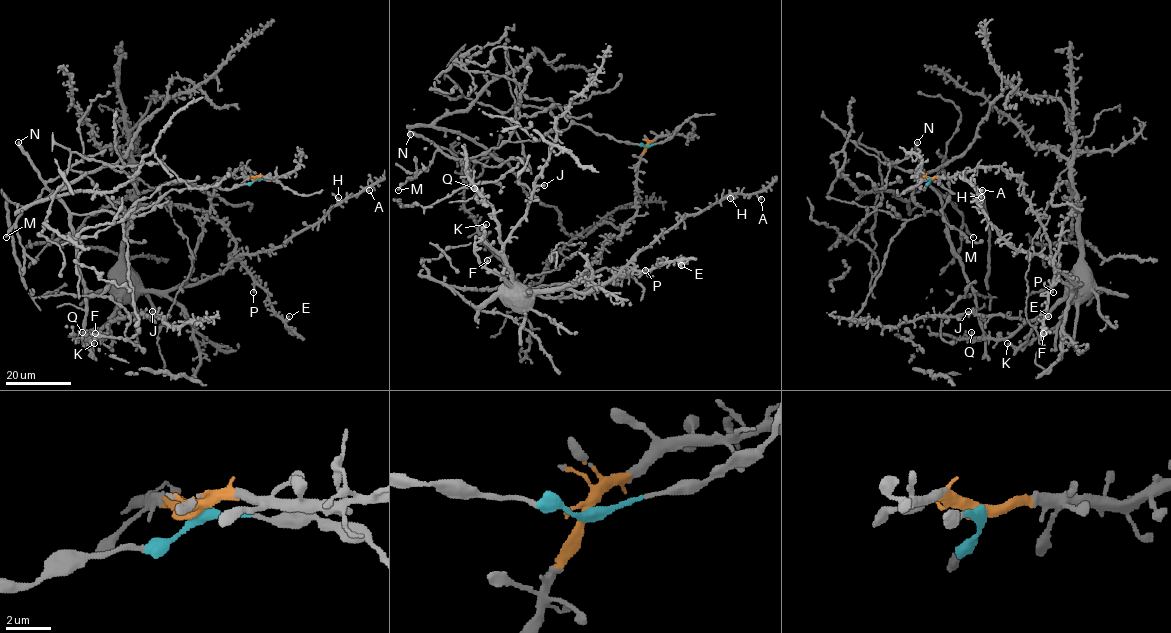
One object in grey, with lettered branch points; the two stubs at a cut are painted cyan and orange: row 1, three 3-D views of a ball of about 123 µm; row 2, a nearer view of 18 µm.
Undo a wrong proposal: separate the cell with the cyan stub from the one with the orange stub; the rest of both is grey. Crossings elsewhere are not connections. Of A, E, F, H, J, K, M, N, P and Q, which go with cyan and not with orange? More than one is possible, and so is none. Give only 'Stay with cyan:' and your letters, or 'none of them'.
Stay with cyan: M, N

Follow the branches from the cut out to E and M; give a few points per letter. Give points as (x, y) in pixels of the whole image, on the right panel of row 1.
E: (929, 178), (979, 167), (1019, 178), (1056, 274), (1075, 285), (1050, 259), (1054, 284), (1043, 320), (1049, 316)
M: (929, 179), (924, 189), (906, 189), (913, 200), (925, 215), (941, 214), (937, 190), (973, 237)

